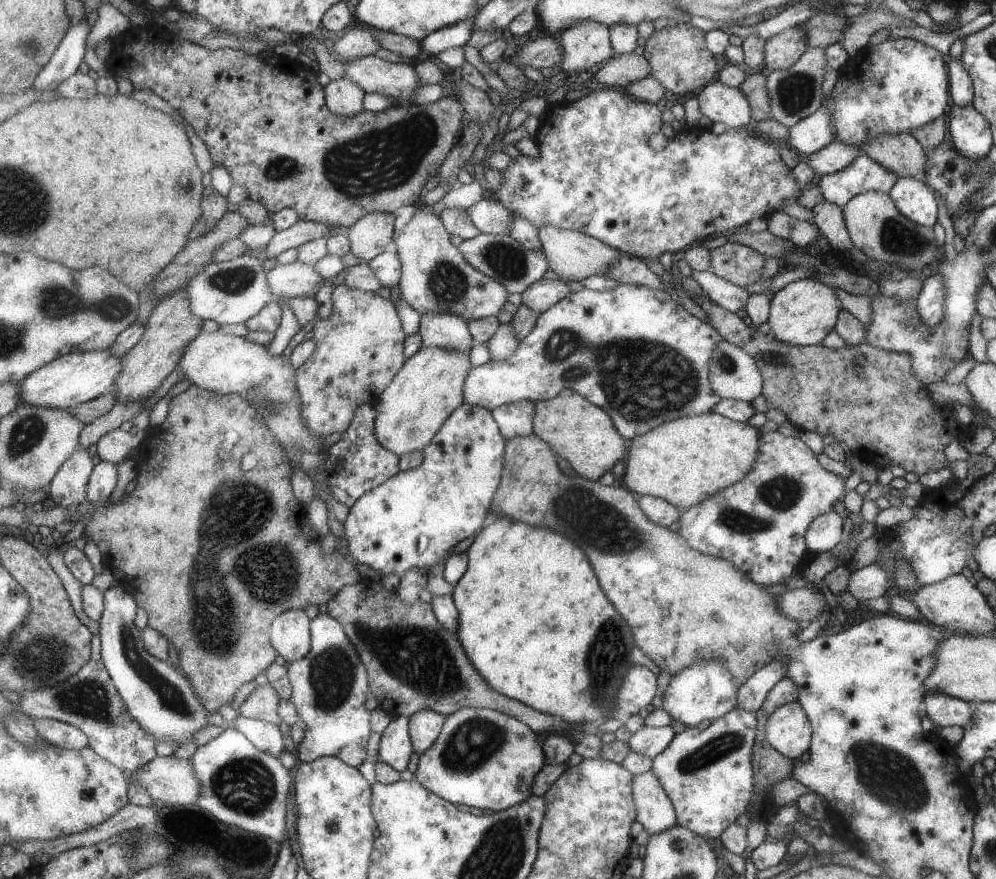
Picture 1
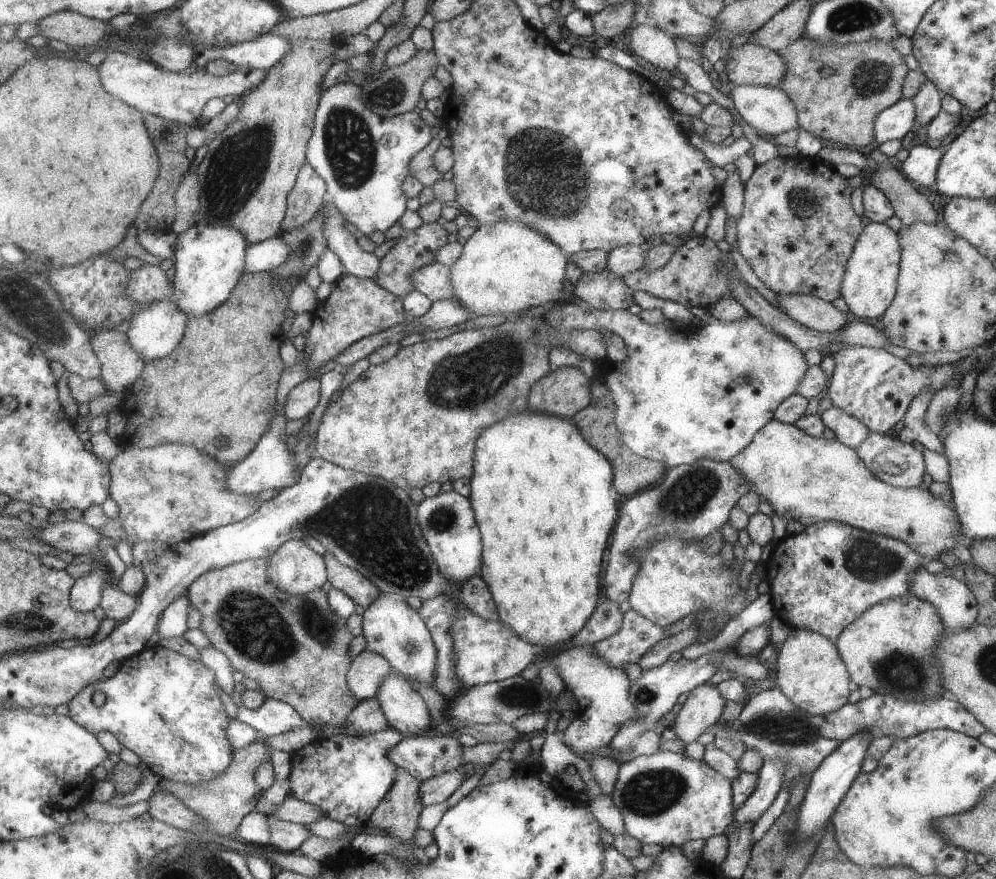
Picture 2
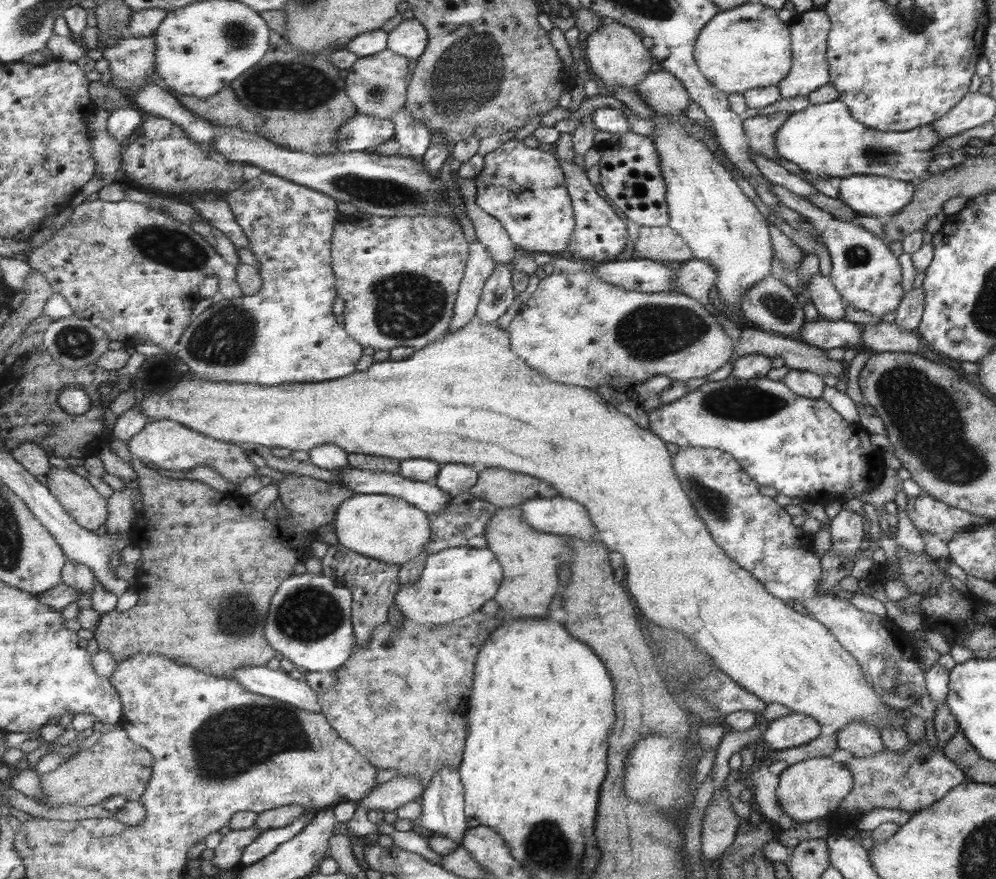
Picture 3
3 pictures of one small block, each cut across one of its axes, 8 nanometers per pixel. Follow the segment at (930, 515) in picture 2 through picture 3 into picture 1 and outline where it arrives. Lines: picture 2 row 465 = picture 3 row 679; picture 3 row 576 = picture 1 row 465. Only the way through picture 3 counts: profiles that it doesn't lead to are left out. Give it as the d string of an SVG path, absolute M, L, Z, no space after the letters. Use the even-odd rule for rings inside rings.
M715 412L665 422L627 444L621 484L635 494L667 500L689 510L717 492L741 482L757 462L761 434L749 422L733 422Z

